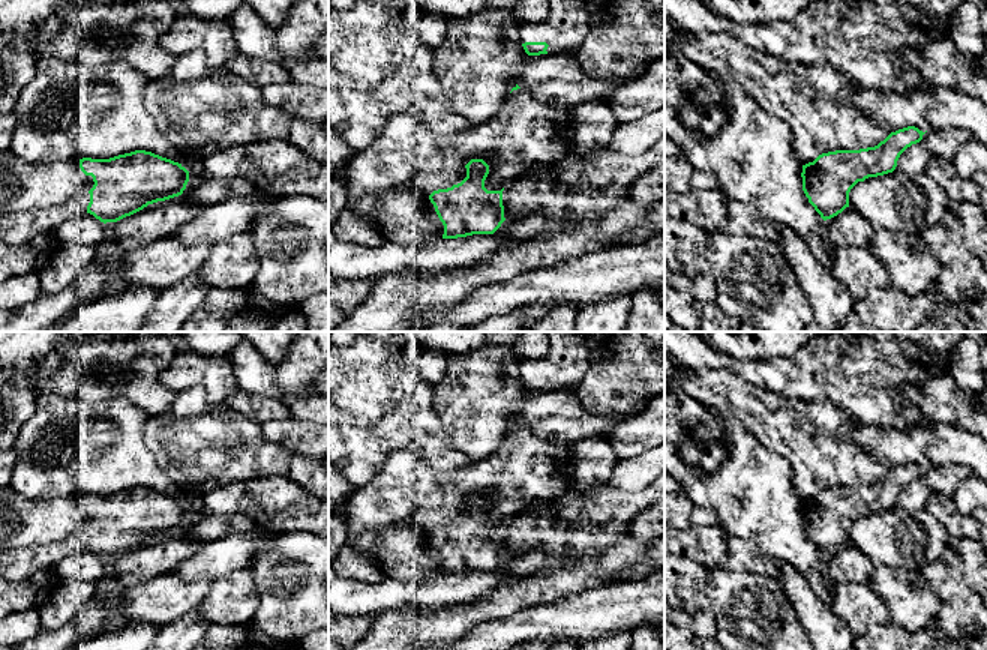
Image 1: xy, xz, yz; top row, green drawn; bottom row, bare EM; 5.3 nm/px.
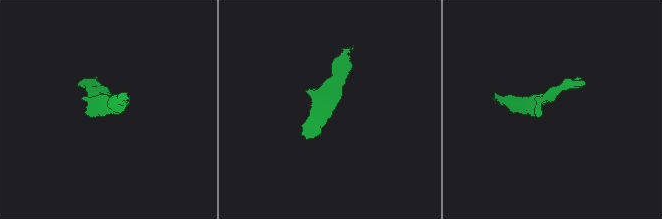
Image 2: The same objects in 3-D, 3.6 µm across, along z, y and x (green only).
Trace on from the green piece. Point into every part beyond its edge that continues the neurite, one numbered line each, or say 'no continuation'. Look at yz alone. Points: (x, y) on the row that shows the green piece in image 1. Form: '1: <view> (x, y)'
no continuation

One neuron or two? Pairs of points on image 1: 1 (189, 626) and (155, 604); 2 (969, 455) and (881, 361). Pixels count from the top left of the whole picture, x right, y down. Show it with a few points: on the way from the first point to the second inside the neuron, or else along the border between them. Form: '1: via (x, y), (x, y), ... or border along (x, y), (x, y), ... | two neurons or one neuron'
1: border along (195, 610), (161, 628) | two neurons
2: border along (927, 419), (912, 427), (893, 428) | two neurons

